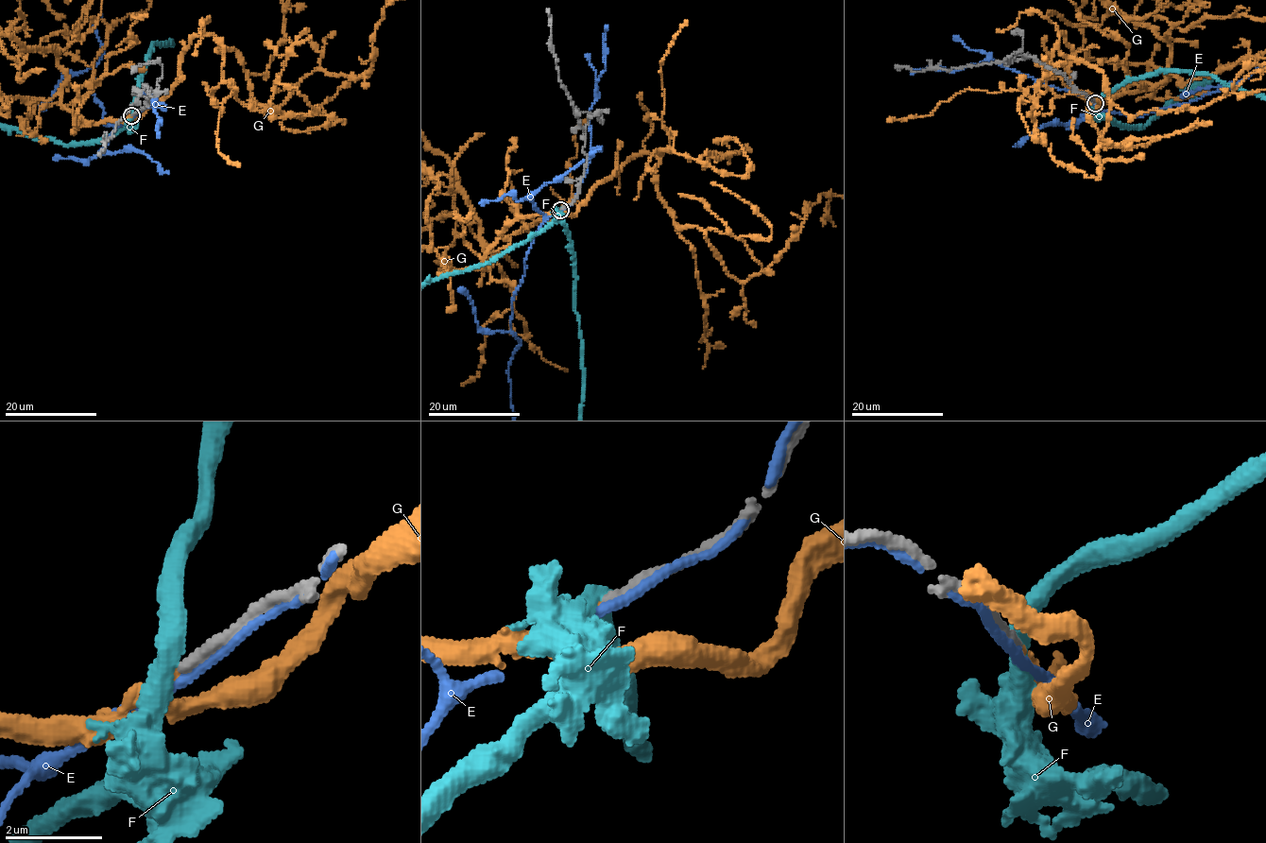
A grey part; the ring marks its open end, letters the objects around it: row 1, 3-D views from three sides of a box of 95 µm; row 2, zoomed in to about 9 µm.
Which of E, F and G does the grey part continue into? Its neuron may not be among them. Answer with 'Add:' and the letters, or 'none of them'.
Add: G

